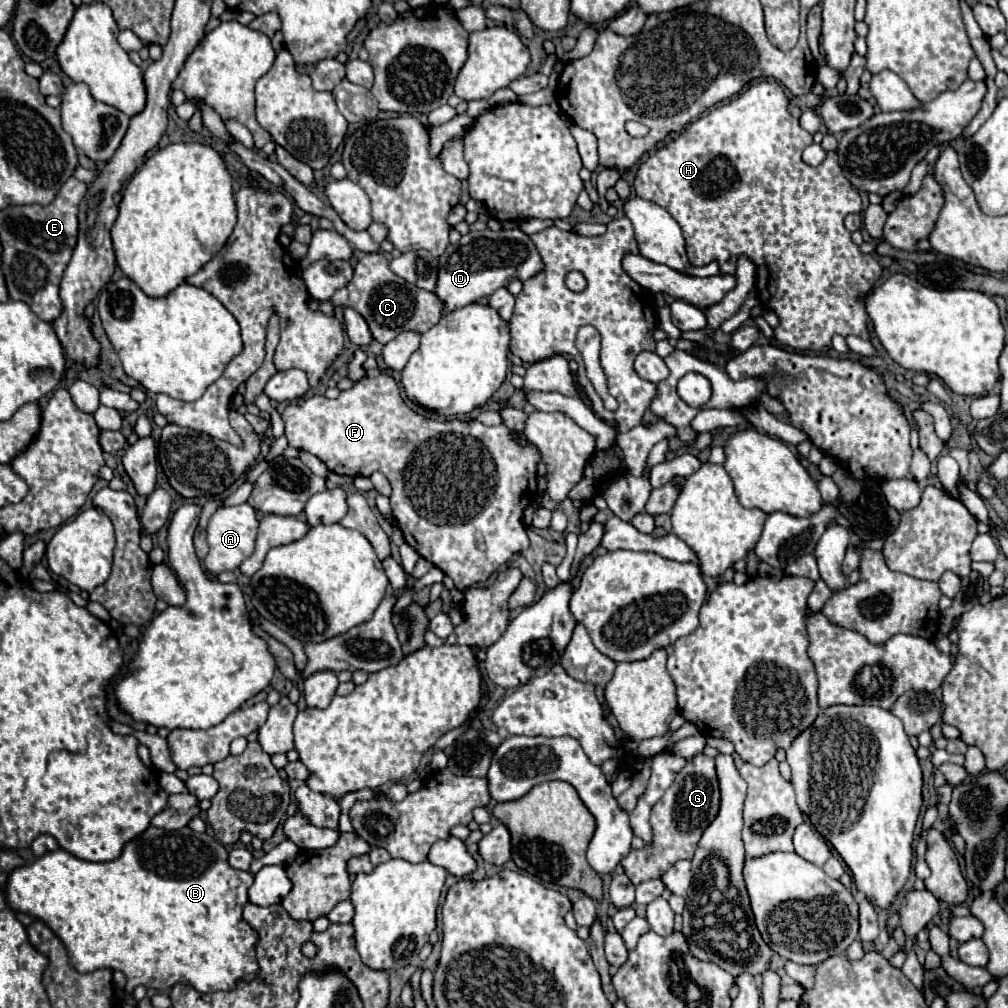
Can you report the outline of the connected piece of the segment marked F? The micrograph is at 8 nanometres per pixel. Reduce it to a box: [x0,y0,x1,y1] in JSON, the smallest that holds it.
[282,373,542,591]

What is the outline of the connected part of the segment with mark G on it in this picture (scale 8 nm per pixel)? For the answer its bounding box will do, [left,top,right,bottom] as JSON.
[620,753,720,885]

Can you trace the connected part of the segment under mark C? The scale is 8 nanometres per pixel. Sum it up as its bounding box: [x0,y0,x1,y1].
[330,253,442,343]

